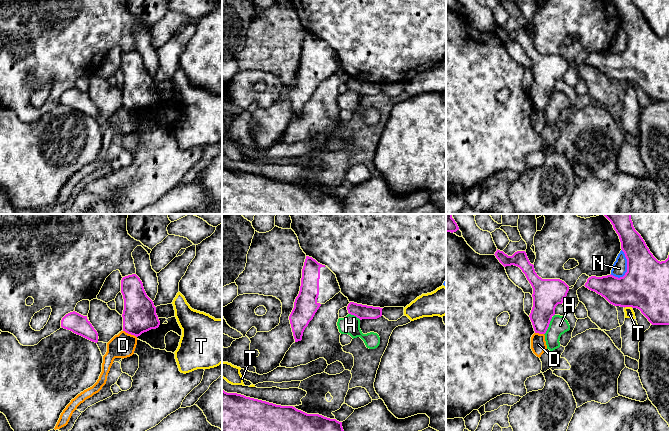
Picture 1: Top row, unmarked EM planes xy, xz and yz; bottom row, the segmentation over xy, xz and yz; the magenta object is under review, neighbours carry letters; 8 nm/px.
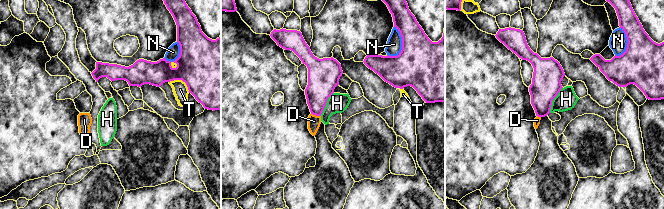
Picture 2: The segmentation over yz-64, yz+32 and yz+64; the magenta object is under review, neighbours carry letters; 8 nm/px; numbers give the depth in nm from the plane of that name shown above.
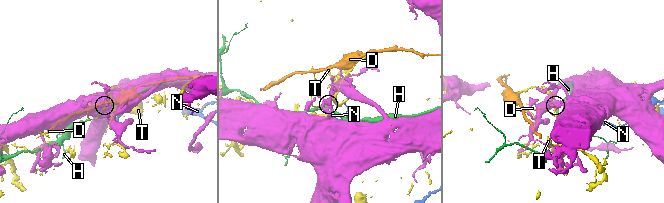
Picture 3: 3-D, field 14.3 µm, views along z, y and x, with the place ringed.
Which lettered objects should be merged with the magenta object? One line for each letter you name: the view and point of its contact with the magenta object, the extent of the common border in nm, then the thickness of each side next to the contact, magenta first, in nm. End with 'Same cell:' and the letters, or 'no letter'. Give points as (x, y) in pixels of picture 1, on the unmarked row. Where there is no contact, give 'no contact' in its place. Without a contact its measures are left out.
Same cell: no letter

